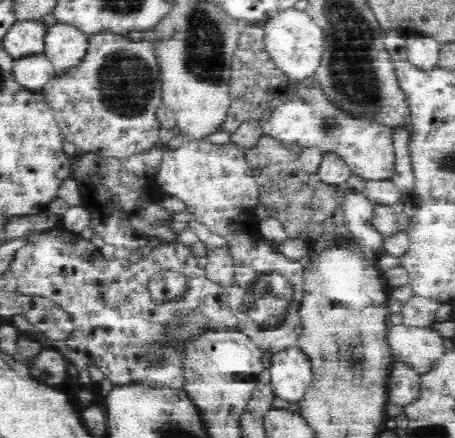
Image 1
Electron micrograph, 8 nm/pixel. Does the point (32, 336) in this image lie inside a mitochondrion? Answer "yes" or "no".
no

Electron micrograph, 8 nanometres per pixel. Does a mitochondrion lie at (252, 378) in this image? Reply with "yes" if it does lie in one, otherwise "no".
no

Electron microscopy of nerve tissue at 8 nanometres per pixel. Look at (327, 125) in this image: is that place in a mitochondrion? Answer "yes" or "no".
yes

